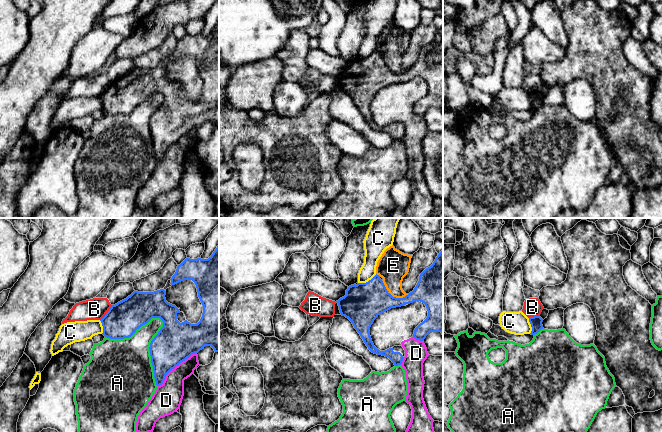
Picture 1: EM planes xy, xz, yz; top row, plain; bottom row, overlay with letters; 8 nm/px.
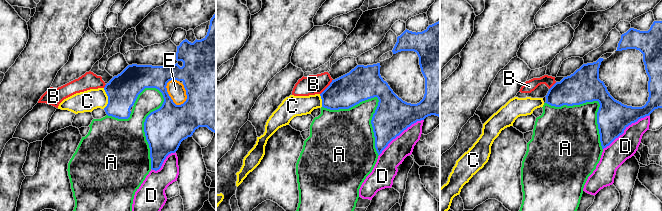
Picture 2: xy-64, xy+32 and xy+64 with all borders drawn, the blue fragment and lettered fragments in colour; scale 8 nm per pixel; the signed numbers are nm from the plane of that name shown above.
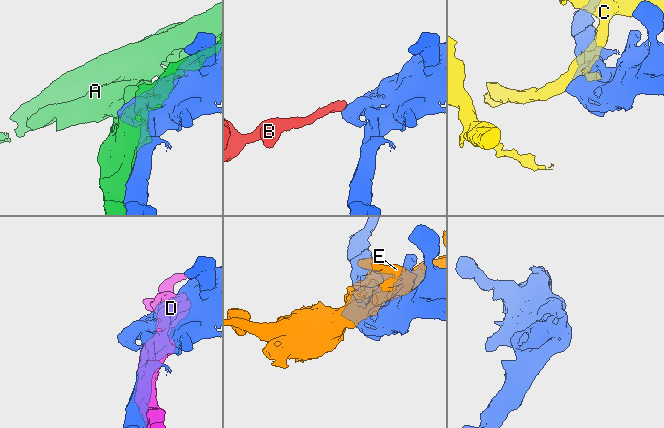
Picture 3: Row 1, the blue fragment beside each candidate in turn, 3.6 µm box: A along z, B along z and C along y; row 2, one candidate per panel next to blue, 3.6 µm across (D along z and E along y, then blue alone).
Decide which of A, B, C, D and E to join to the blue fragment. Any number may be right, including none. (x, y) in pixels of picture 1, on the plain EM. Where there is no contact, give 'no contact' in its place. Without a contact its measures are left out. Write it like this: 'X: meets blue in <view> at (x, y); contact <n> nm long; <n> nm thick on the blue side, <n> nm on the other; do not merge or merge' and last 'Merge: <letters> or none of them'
A: meets blue in xy at (163, 101); contact 600 nm long; 320 nm thick on the blue side, 170 nm on the other; do not merge
B: meets blue in xy at (106, 89); contact 160 nm long; 280 nm thick on the blue side, 180 nm on the other; do not merge
C: meets blue in xz at (368, 57); contact 170 nm long; 320 nm thick on the blue side, 140 nm on the other; do not merge
D: meets blue in xy at (175, 142); contact 420 nm long; 320 nm thick on the blue side, 220 nm on the other; do not merge
E: meets blue in xz at (399, 74); contact 160 nm long; 280 nm thick on the blue side, 220 nm on the other; do not merge
Merge: none of them

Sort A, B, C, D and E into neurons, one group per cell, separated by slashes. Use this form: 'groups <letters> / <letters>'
groups A / B / C / D / E

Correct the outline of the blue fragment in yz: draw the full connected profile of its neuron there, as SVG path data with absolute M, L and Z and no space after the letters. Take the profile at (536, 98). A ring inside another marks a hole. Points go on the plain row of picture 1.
M540 92L529 93L529 98L532 103L531 111L537 110L541 105L543 105L543 95Z

